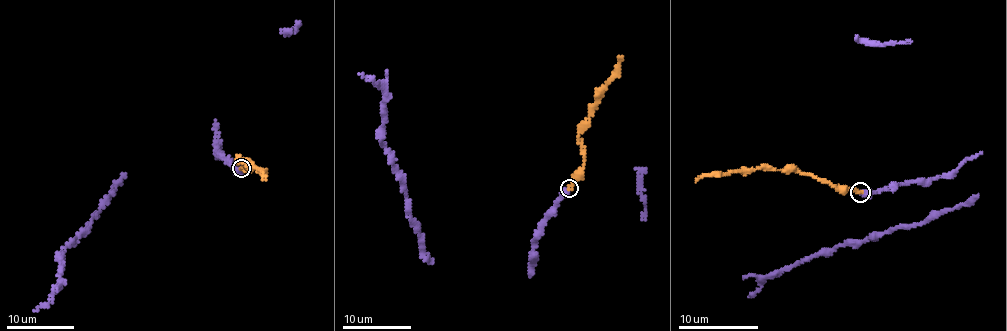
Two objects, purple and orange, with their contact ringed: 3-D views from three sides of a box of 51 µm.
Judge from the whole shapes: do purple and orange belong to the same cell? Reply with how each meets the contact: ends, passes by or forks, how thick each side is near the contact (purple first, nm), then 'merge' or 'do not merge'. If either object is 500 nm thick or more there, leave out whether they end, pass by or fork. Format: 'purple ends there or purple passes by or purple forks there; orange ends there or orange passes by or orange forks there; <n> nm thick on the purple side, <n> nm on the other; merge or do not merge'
purple ends there; orange ends there; 460 nm thick on the purple side, 340 nm on the other; merge

